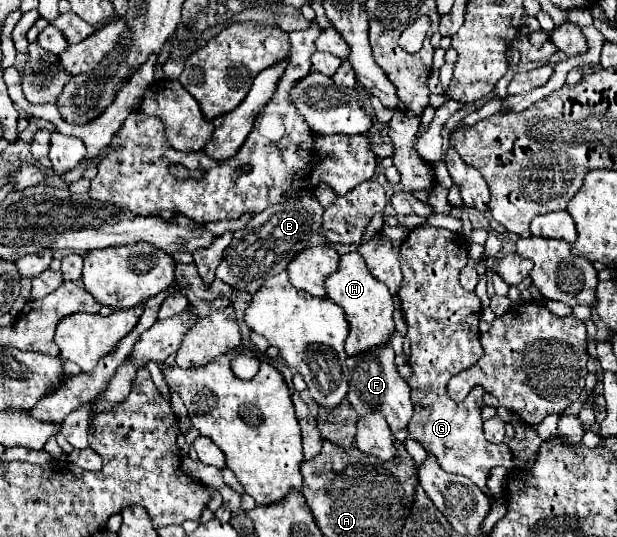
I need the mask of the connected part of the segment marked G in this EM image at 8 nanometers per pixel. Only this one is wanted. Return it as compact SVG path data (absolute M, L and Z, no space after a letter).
M422 225L412 229L400 245L400 265L404 279L398 297L408 323L408 365L412 369L408 385L412 389L410 397L416 407L408 425L408 437L432 453L444 471L468 477L476 487L490 495L486 487L490 469L496 465L512 465L512 451L484 439L478 405L484 395L482 389L472 389L460 403L452 401L446 393L446 385L452 375L470 369L478 359L484 357L478 331L482 315L480 299L476 293L464 291L458 281L458 273L462 267L466 267L466 263L468 243L464 235L452 233L448 229Z

